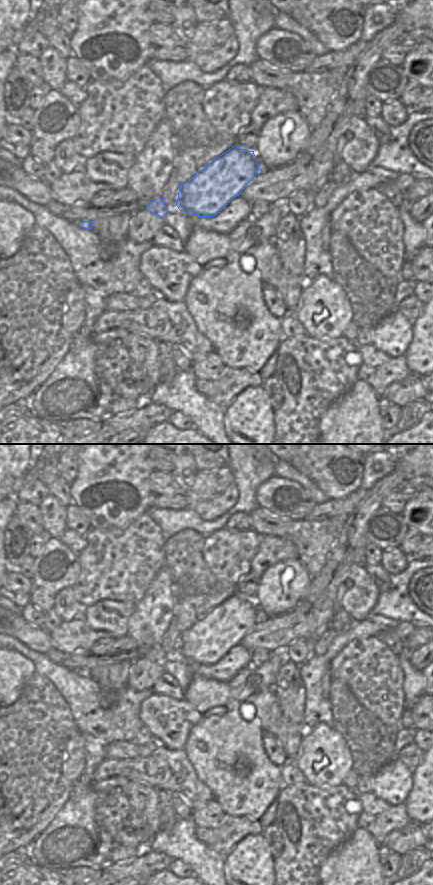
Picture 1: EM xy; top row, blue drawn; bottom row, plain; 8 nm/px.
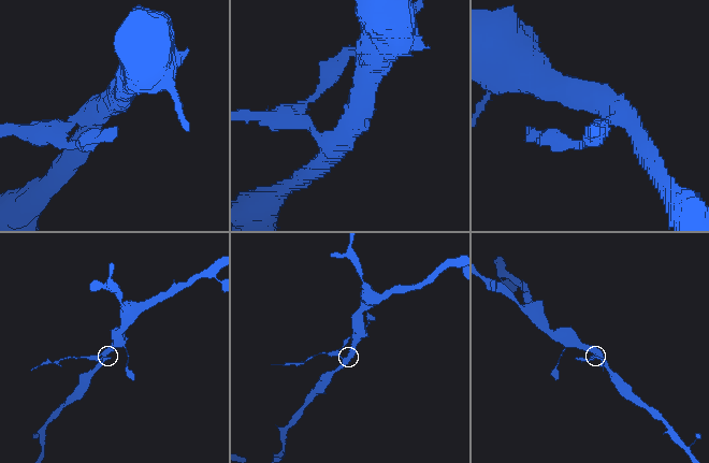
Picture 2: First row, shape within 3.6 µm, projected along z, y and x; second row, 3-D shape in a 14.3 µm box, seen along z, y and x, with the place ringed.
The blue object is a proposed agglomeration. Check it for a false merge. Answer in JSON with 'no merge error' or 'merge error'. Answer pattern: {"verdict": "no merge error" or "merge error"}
{"verdict": "merge error"}

